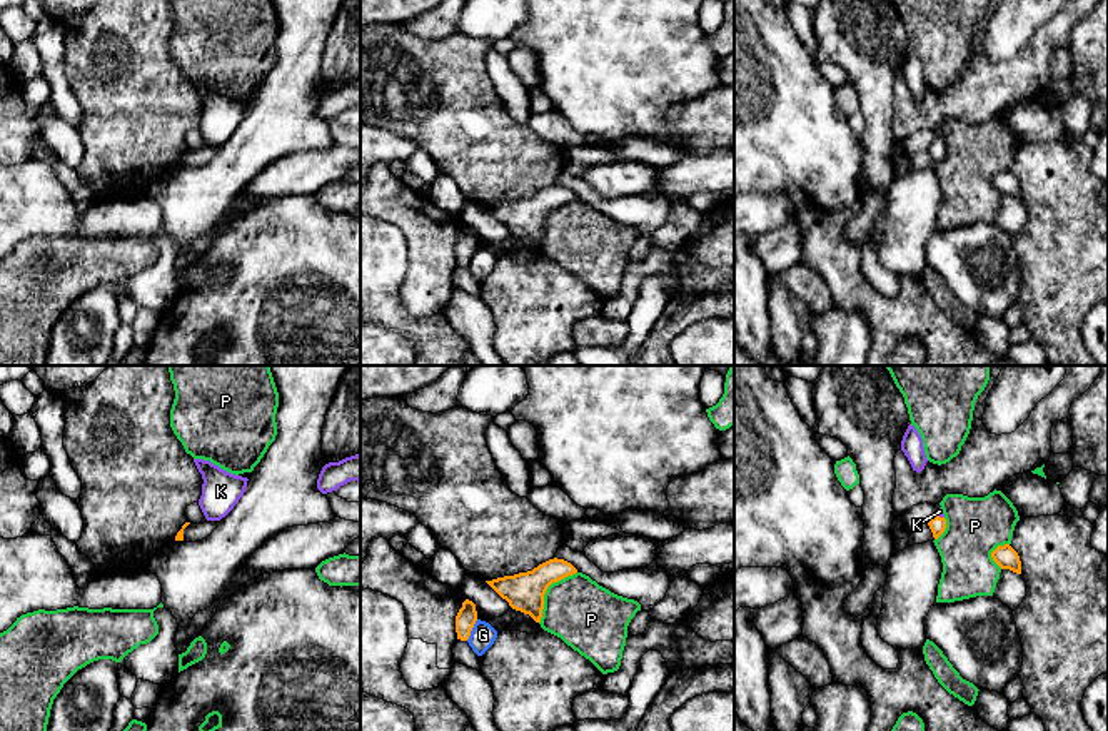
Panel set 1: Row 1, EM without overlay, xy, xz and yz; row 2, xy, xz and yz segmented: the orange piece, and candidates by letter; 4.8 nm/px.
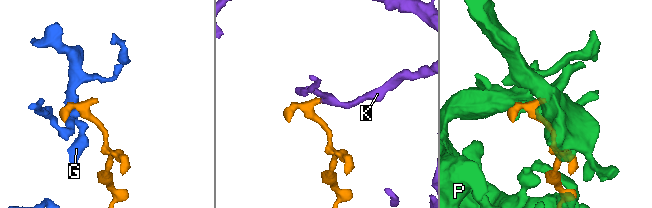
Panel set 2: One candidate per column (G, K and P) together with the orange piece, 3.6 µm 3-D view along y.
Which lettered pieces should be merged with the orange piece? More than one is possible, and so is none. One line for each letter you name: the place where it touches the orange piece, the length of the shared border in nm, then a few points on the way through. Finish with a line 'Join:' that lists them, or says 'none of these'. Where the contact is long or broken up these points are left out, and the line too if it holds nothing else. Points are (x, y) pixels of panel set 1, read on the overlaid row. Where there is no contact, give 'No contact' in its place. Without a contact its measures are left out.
K: Touches orange at yz (938, 516). Shared border 60 nm. Path across: yz (936, 524), (938, 516), (940, 511)
Join: K

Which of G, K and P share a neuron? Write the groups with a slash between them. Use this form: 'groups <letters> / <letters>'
groups G / K / P

